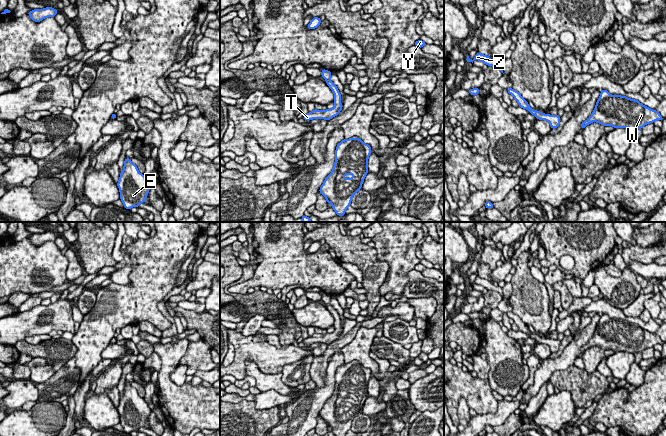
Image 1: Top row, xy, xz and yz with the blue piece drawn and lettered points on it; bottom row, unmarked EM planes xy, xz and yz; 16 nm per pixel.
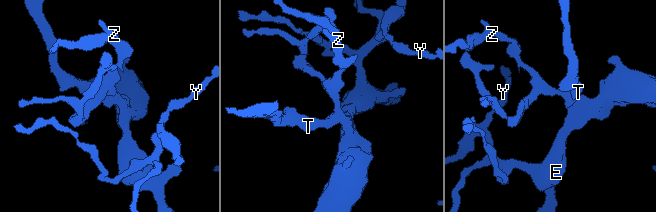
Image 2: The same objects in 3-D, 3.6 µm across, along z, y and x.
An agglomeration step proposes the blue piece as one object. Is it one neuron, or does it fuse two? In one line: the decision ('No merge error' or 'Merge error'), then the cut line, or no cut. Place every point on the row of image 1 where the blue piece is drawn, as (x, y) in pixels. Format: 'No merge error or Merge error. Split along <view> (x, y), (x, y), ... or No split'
No merge error. No split

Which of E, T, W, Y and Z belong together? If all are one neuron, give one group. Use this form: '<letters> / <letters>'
E T W Y Z

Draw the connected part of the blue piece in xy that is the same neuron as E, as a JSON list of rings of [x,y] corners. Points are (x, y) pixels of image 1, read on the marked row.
[[[125,158],[117,186],[125,209],[137,208],[140,203],[144,203],[151,189],[147,178],[138,171],[130,158]]]

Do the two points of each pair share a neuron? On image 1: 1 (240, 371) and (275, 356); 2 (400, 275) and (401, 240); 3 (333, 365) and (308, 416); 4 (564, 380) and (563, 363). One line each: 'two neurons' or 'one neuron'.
1: one neuron
2: one neuron
3: one neuron
4: two neurons

